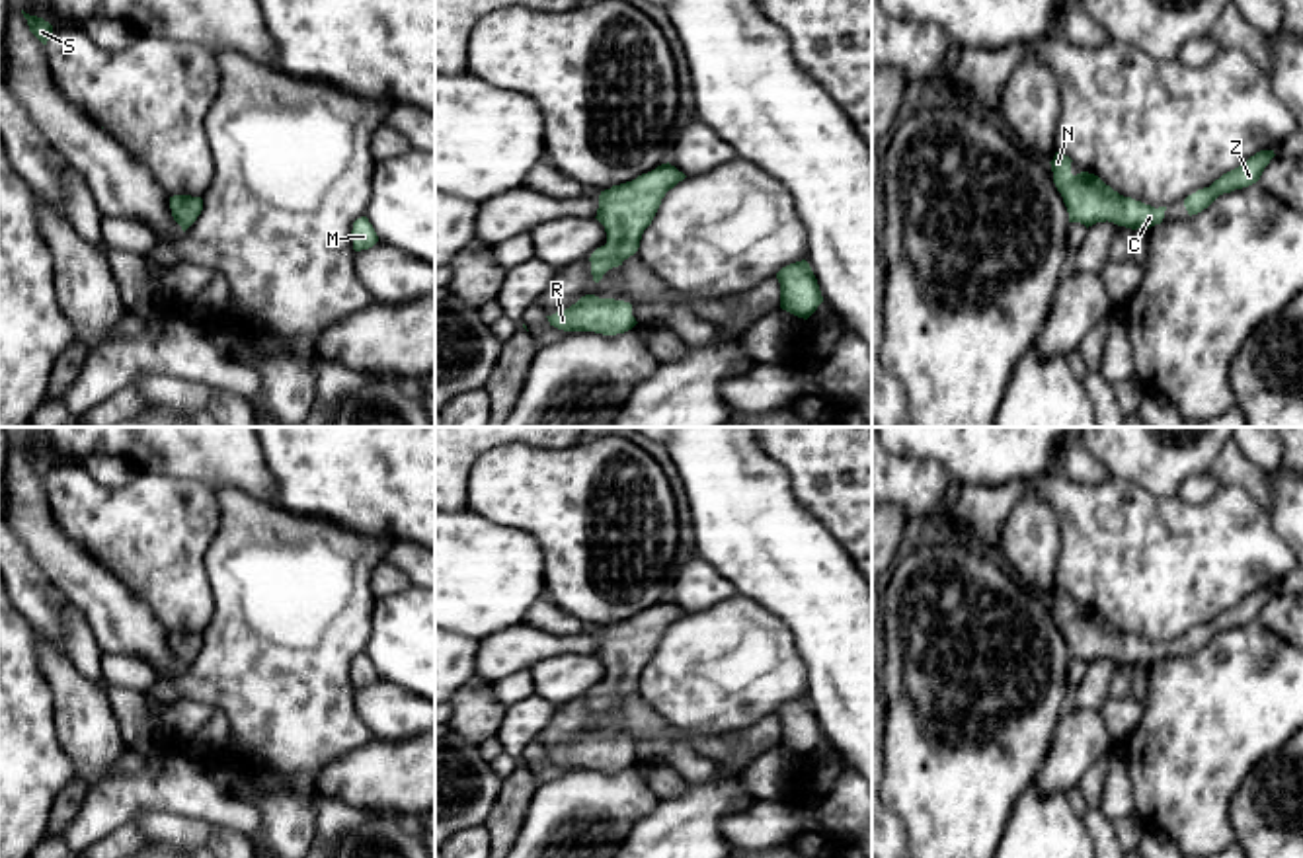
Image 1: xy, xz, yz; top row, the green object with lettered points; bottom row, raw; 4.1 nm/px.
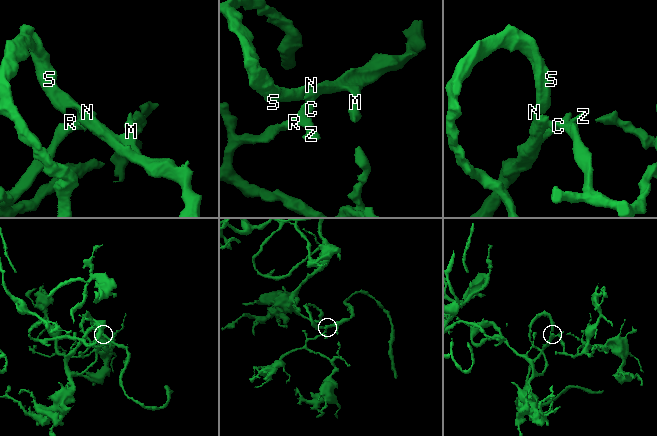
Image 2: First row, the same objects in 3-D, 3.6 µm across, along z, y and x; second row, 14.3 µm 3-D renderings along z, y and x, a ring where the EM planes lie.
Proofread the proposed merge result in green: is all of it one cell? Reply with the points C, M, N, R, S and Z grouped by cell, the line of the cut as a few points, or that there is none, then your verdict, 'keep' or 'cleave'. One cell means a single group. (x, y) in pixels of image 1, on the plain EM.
groups C M N R S Z; cut none; keep

